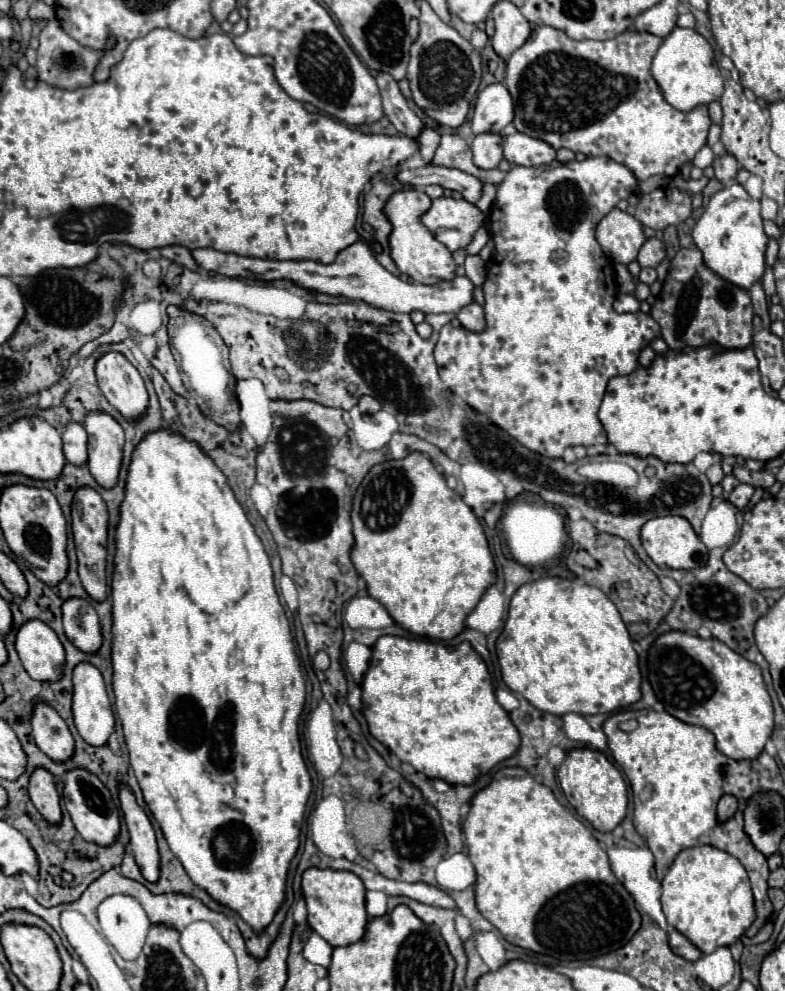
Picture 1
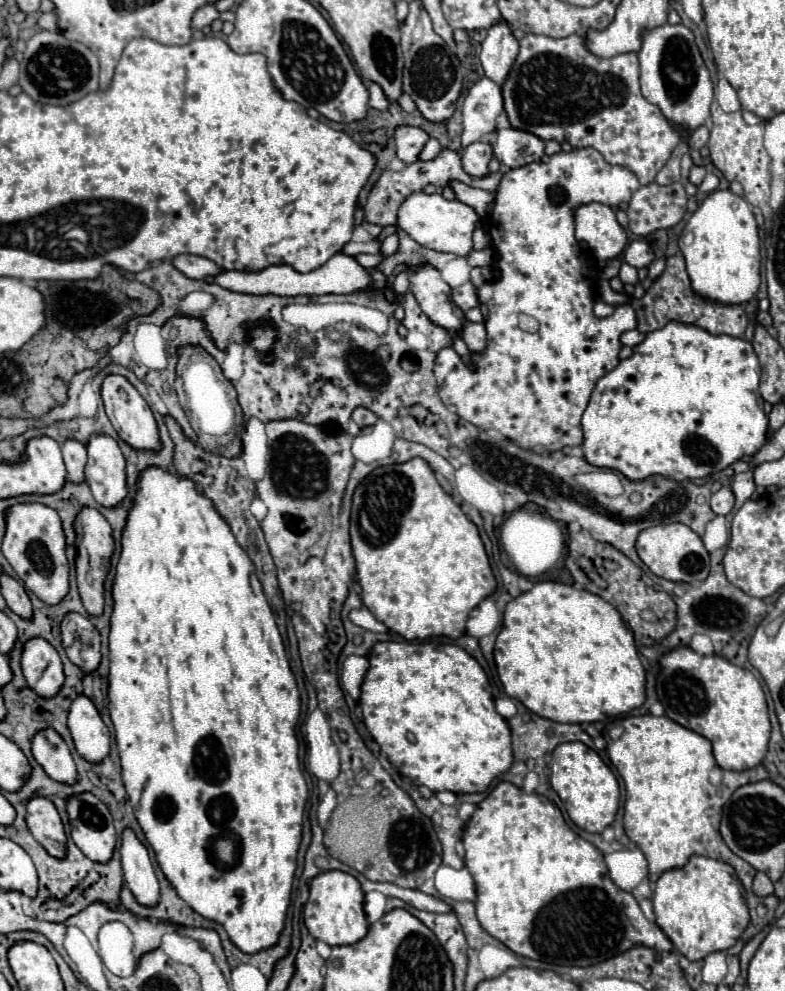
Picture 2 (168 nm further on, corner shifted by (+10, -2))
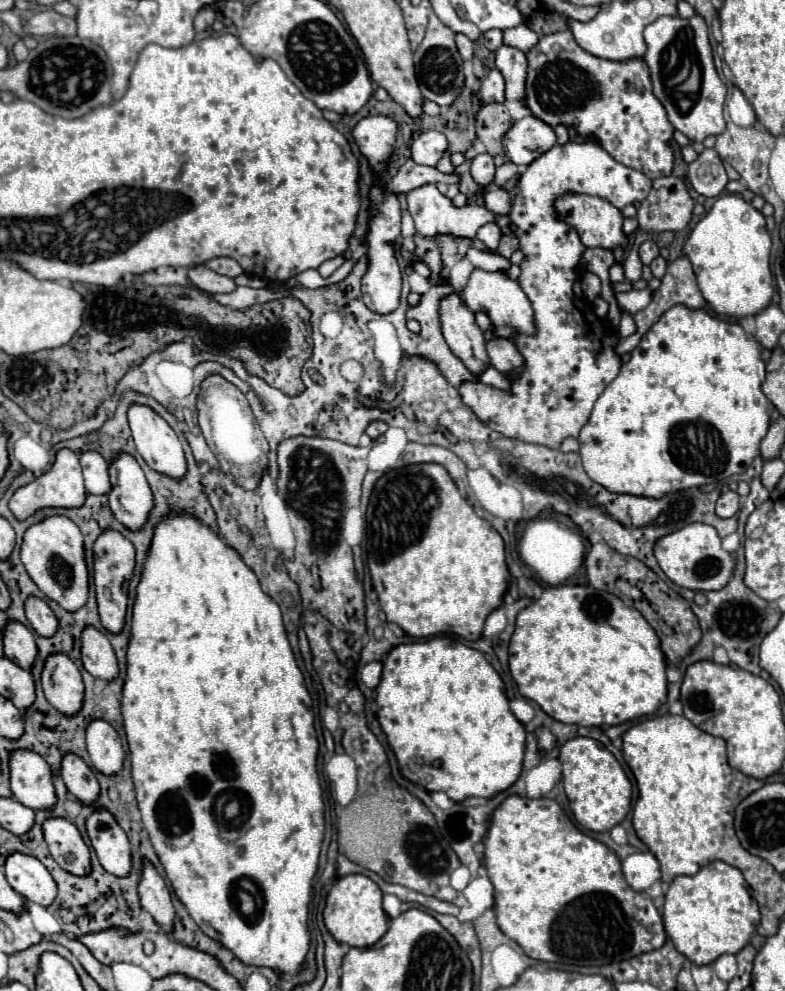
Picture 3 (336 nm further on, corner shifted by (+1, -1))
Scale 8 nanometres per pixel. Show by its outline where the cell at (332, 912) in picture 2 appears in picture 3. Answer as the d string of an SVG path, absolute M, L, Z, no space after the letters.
M348 874L338 878L326 896L324 924L328 932L334 936L334 940L338 940L340 944L358 946L358 948L376 944L382 938L382 934L388 930L388 916L382 910L380 888L364 874Z

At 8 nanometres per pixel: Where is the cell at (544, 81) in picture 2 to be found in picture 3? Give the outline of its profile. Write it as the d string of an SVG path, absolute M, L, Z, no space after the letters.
M570 30L540 36L538 44L528 50L526 58L528 58L528 76L526 76L524 104L536 118L540 118L552 128L558 124L564 124L568 128L572 126L582 138L598 140L598 144L616 162L642 170L652 180L672 174L676 154L670 142L674 138L674 126L670 124L662 102L652 92L650 72L642 58L614 62L614 60L592 56L576 44Z

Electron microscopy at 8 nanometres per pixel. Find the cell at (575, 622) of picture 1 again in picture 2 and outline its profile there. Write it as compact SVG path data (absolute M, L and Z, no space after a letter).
M539 581L533 585L531 591L519 595L517 599L513 599L503 615L503 629L497 635L497 643L495 643L495 663L497 663L497 671L499 671L499 679L503 683L503 689L509 697L521 701L527 709L531 709L533 713L557 721L557 723L595 723L595 721L605 721L605 719L613 719L619 715L625 715L637 707L641 707L645 703L645 669L641 665L641 659L637 655L637 645L633 639L633 633L625 627L619 611L607 603L605 599L601 599L599 595L593 595L585 589L577 589L573 585L565 585L565 583L557 583L557 581Z

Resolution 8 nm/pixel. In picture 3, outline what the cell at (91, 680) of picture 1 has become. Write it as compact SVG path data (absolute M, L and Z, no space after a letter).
M92 720L86 728L86 746L94 768L102 774L116 774L124 762L124 748L118 732L104 720Z

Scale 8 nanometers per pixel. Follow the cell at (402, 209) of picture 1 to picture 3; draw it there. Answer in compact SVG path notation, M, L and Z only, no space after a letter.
M458 292L444 296L438 312L446 344L466 364L466 368L478 376L490 364L490 360L486 358L484 332L478 328L474 312L466 306Z

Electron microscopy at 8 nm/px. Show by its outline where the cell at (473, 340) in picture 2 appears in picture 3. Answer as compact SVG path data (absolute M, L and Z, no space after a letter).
M494 336L486 342L486 352L490 356L490 364L502 374L518 374L524 366L524 358L516 350L514 342L508 338Z

